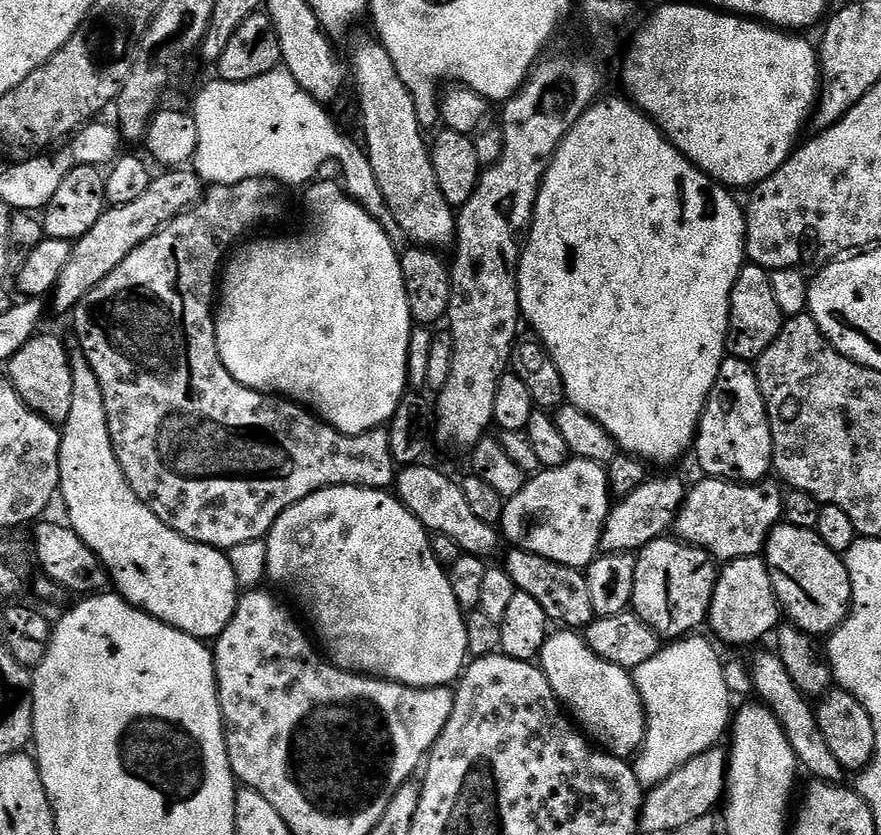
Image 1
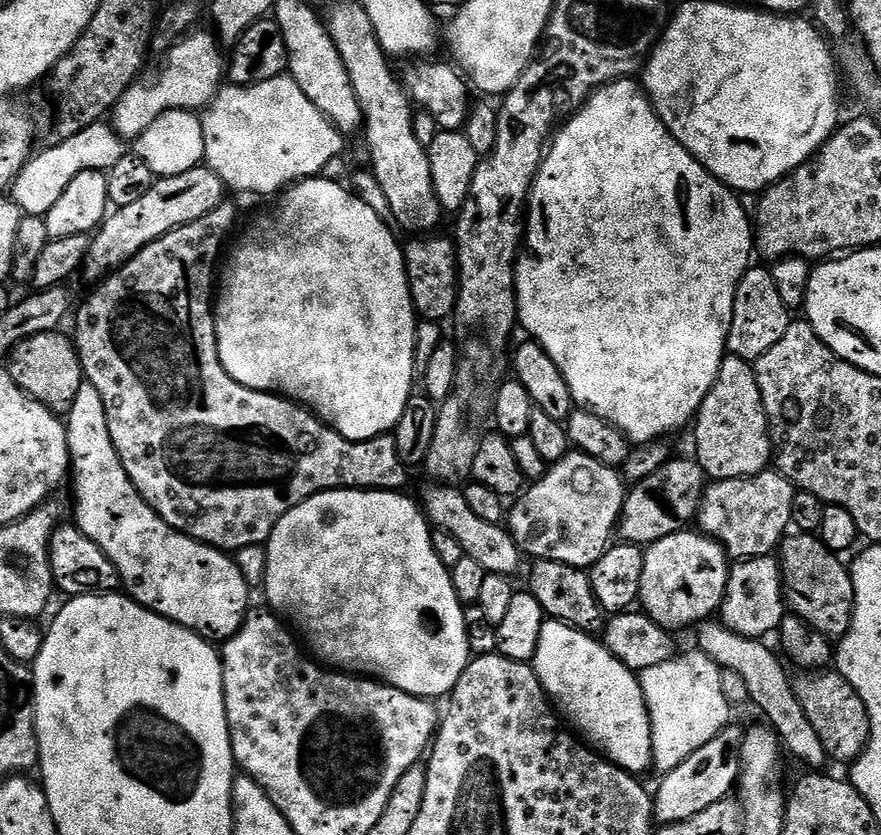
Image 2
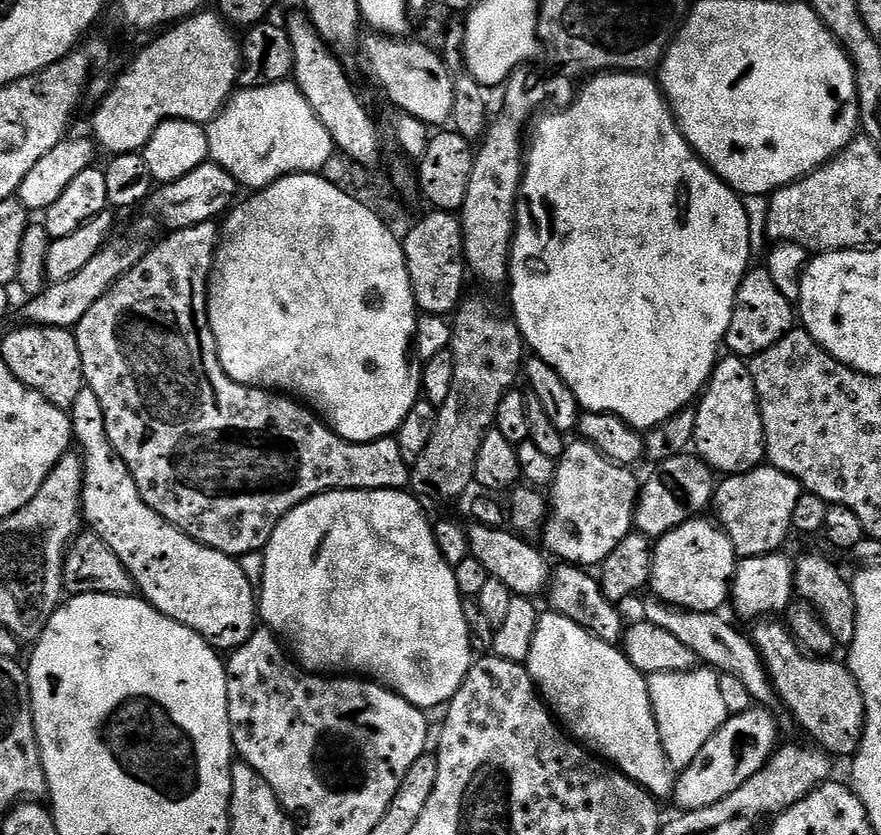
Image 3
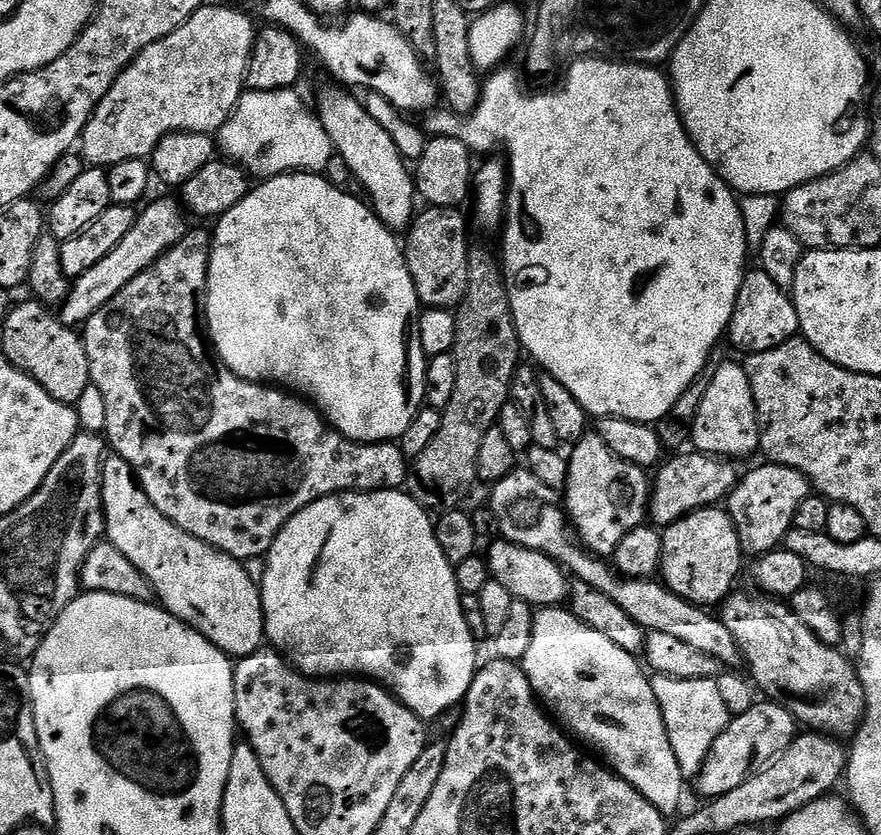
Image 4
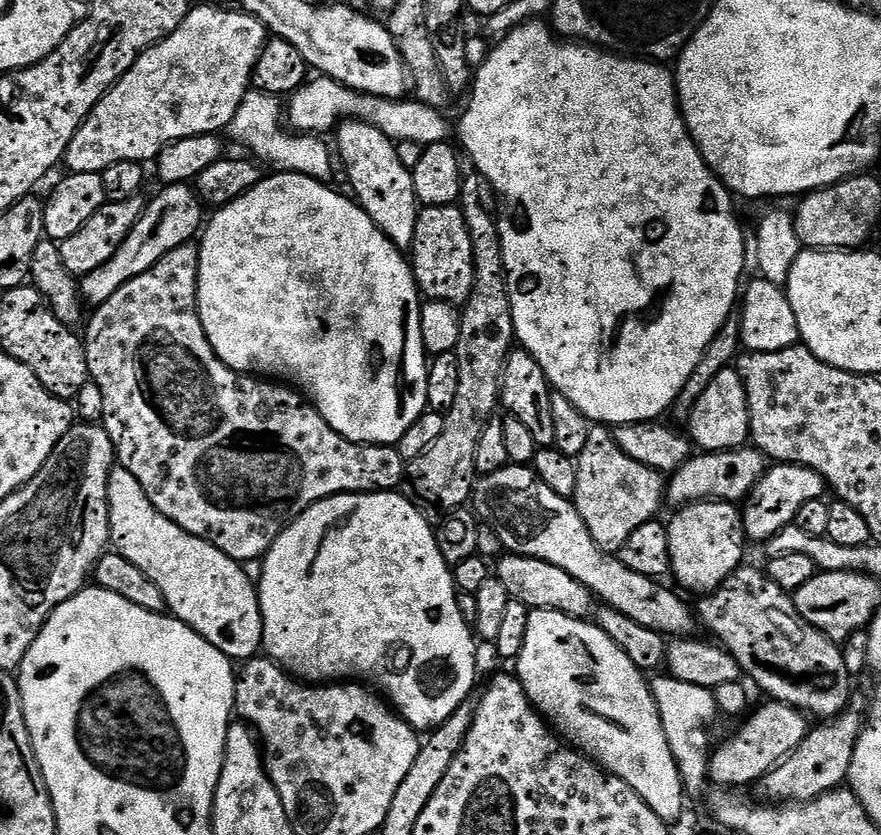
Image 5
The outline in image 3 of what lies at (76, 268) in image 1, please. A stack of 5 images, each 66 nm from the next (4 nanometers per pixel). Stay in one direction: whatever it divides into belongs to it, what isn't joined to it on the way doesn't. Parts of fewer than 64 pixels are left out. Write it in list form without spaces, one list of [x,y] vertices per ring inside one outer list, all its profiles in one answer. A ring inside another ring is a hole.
[[[207,162],[177,181],[160,184],[150,197],[150,205],[153,214],[165,224],[165,229],[193,228],[202,222],[219,221],[237,203],[236,191],[235,178],[221,164]]]

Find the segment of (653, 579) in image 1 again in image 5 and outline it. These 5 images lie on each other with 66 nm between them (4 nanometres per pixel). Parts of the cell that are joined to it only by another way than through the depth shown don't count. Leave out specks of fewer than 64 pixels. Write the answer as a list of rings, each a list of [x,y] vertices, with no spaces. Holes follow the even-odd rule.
[[[706,500],[698,504],[686,504],[679,509],[680,512],[673,520],[667,521],[668,537],[670,538],[671,575],[681,584],[681,589],[689,588],[695,594],[707,594],[722,586],[726,578],[736,573],[737,568],[745,563],[744,544],[744,518],[741,509],[735,503],[722,500]]]

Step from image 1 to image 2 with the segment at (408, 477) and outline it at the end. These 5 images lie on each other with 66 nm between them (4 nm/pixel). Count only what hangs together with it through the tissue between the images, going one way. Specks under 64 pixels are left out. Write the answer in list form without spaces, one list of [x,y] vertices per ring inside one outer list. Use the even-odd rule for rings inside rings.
[[[435,482],[429,483],[427,486],[429,488],[424,492],[422,511],[429,525],[432,528],[441,528],[454,534],[454,538],[458,538],[458,543],[462,545],[464,554],[474,558],[474,562],[480,563],[482,570],[486,570],[488,574],[515,577],[515,572],[519,570],[520,563],[526,560],[526,556],[514,542],[507,527],[504,524],[485,522],[484,519],[478,518],[478,514],[474,514],[474,510],[470,510],[470,505],[466,503],[463,491],[459,487]]]

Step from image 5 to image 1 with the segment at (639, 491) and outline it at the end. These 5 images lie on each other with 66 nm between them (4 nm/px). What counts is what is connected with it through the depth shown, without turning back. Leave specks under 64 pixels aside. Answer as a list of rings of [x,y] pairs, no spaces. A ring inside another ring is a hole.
[[[569,458],[560,468],[546,468],[535,473],[528,484],[518,490],[518,494],[507,497],[499,527],[502,529],[503,539],[511,547],[550,558],[550,562],[558,562],[562,566],[584,570],[601,551],[600,539],[609,507],[610,491],[605,465]]]

